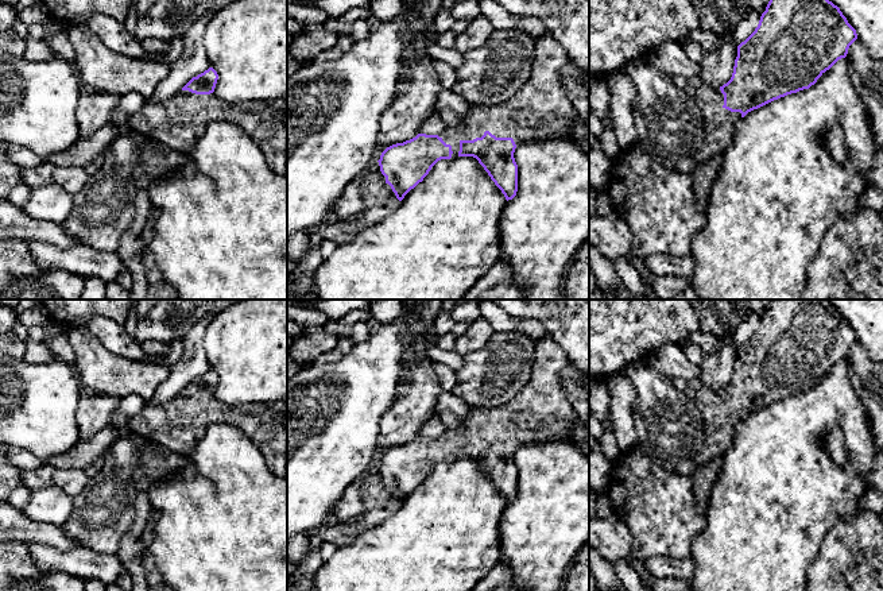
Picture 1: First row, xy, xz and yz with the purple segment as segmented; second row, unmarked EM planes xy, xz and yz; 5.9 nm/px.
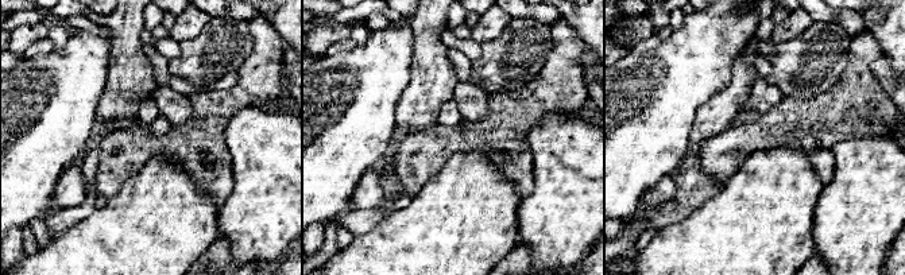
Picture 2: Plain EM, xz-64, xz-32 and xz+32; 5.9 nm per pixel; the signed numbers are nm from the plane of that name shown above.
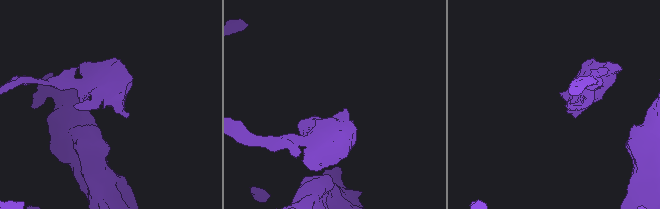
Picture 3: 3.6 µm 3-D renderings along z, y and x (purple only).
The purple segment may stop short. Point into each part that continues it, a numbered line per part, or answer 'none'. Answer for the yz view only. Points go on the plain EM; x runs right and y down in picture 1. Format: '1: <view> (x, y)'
1: yz (720, 427)

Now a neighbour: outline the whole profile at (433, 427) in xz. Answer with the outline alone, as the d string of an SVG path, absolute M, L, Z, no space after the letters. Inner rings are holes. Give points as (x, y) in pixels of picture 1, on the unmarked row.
M431 414L419 430L419 436L439 437L448 428L437 414Z

